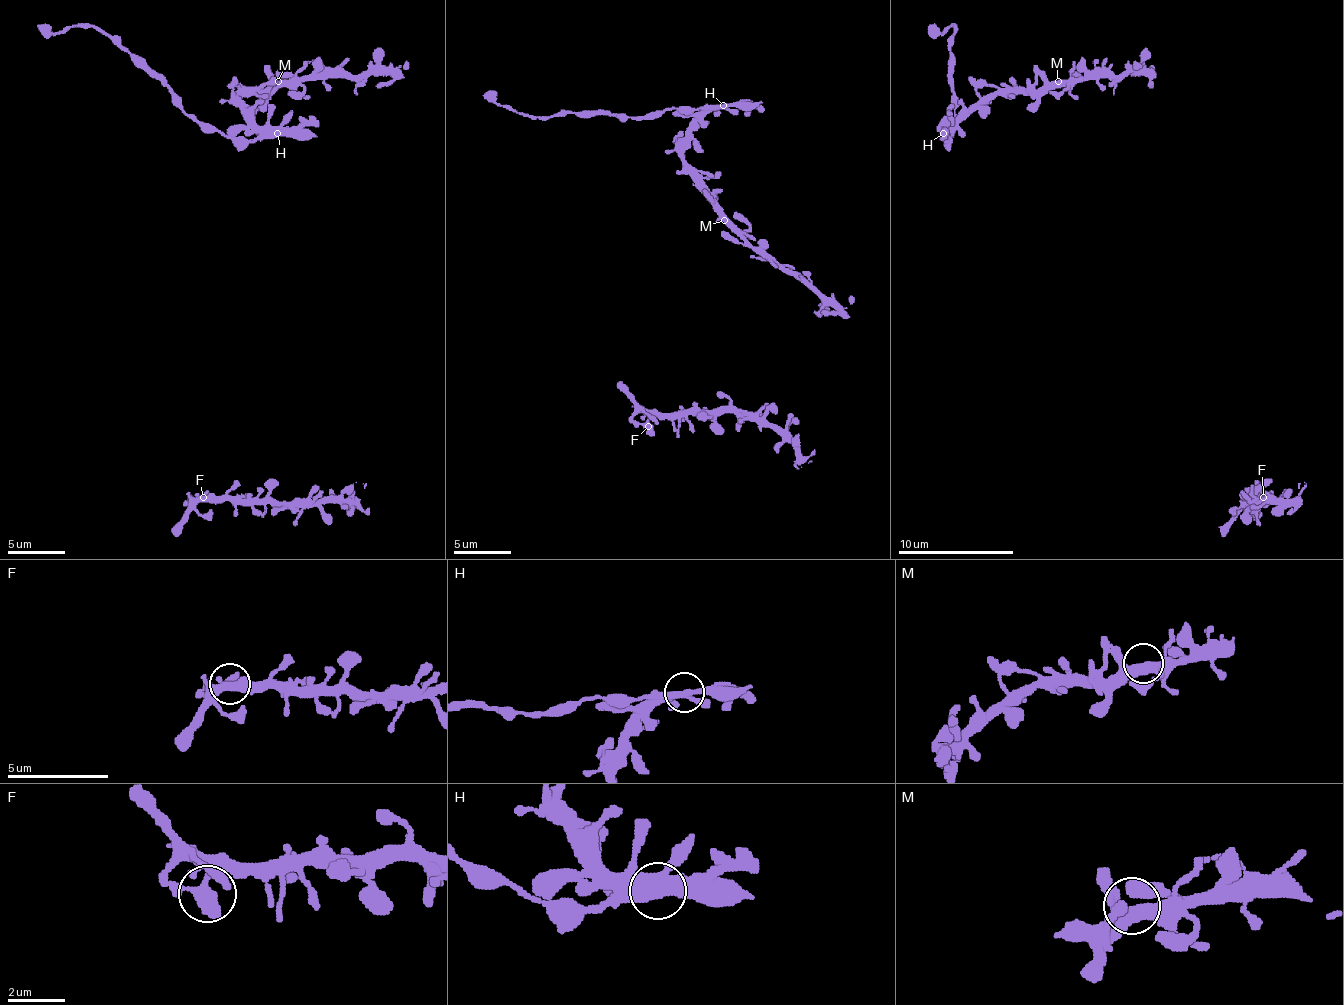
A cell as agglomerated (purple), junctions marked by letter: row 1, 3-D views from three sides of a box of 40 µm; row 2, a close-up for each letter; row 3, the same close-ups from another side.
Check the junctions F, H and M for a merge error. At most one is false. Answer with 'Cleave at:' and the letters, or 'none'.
Cleave at: H

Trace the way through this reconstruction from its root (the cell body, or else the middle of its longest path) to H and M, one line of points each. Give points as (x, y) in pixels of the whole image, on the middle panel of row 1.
H: (825, 316), (836, 310), (816, 290), (761, 255), (683, 157), (686, 133), (724, 104)
M: (825, 316), (836, 313), (836, 310), (816, 290), (810, 290), (758, 255), (724, 220)

